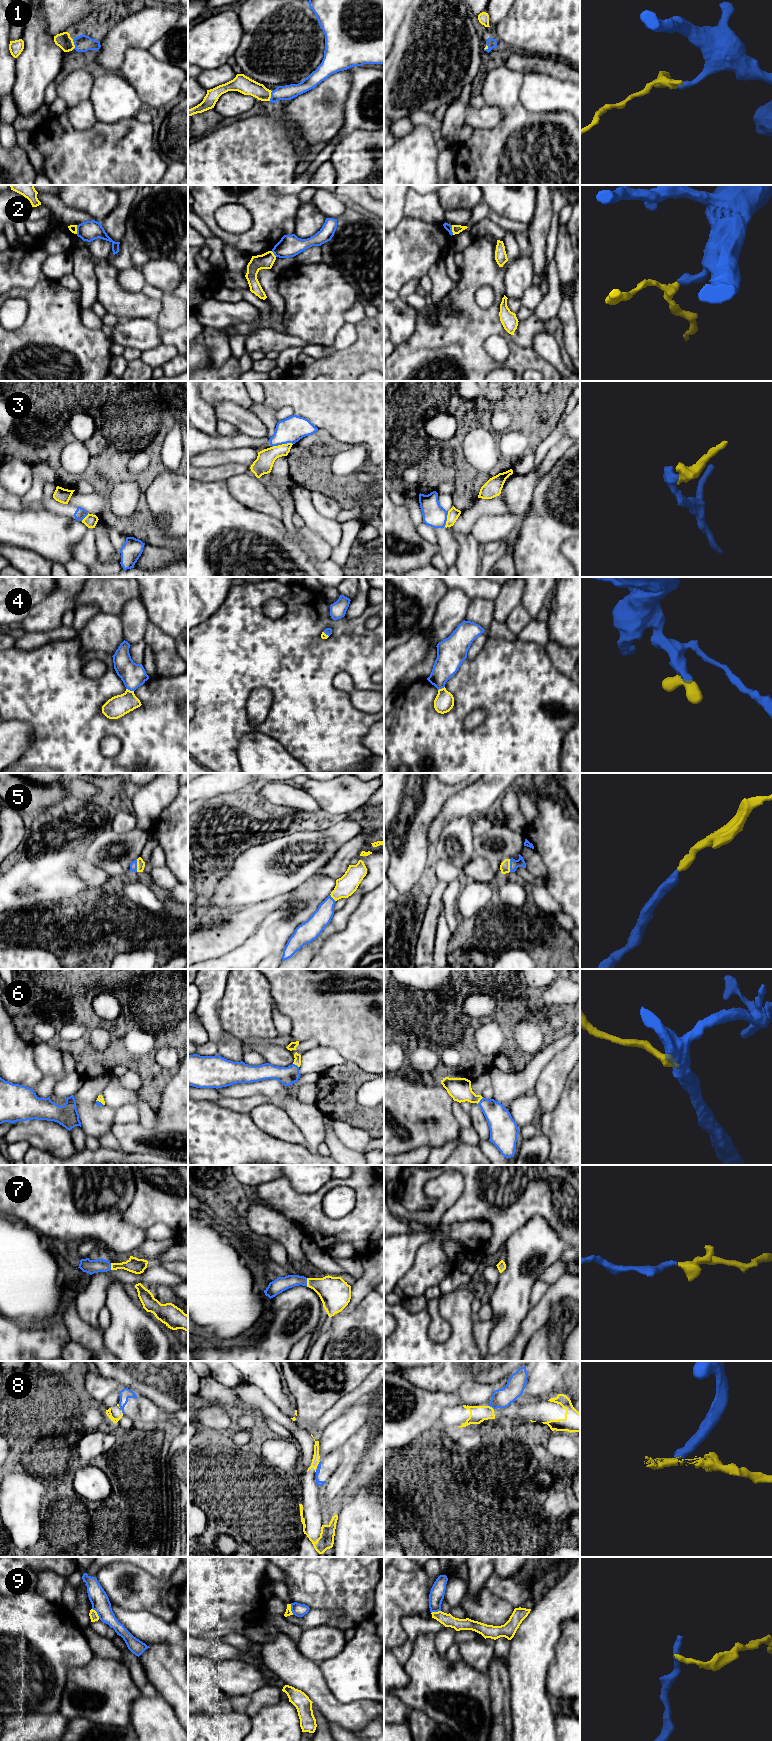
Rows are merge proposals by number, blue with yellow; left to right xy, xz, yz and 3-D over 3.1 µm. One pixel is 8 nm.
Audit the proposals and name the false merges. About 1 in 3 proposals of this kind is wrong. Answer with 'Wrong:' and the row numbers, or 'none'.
Wrong: 2, 3, 8, 9

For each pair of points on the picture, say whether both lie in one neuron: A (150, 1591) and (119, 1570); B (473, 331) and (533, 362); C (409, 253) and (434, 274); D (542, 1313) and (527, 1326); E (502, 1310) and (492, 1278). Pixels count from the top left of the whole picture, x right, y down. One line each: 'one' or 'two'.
A: one
B: one
C: two
D: one
E: two

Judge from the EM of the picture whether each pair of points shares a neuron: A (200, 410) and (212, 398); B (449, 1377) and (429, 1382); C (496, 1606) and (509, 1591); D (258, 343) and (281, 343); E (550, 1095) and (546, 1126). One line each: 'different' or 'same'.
A: different
B: same
C: different
D: same
E: different

